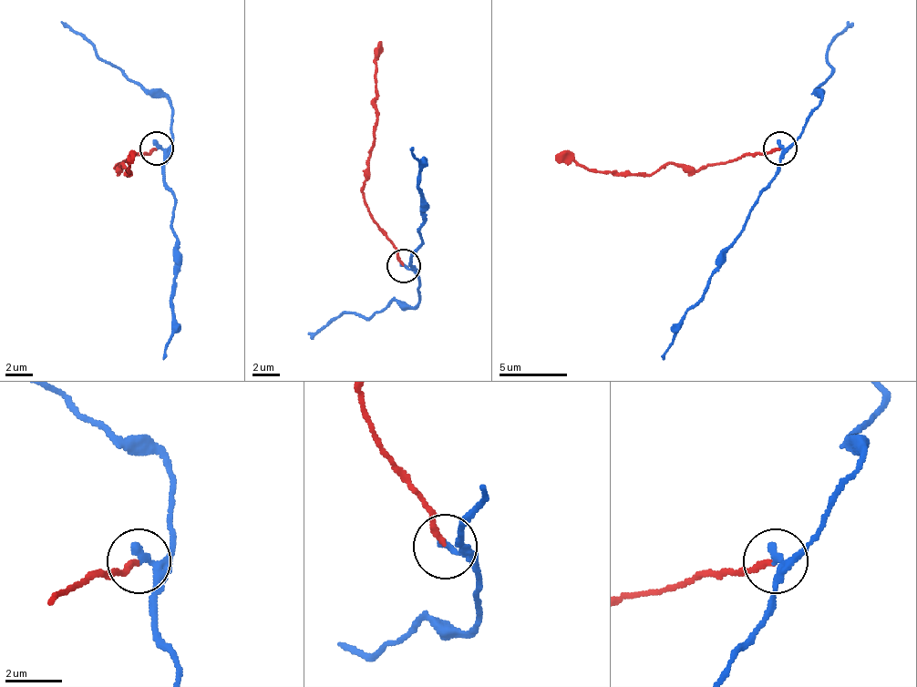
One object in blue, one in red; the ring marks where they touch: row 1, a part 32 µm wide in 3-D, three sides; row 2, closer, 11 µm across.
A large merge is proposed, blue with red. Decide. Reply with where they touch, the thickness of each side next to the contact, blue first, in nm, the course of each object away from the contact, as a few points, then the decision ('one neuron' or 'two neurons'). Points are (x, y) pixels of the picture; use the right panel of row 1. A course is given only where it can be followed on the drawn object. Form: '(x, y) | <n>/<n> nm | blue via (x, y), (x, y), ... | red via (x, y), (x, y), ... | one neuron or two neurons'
(780, 148) | 200/190 nm | blue via (781, 148), (781, 171), (757, 199), (746, 226), (662, 359) | red via (781, 148), (699, 168), (662, 164), (648, 175), (587, 171), (556, 154) | two neurons

